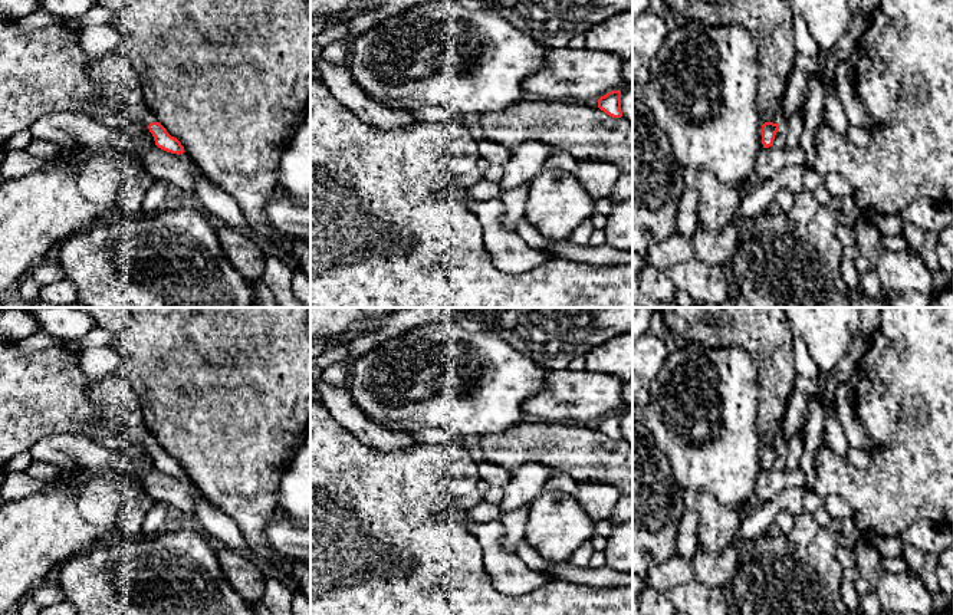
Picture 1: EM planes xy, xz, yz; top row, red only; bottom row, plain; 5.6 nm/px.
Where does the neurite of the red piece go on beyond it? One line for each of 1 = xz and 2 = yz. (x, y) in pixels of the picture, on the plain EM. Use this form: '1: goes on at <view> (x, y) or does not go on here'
1: does not go on here
2: does not go on here

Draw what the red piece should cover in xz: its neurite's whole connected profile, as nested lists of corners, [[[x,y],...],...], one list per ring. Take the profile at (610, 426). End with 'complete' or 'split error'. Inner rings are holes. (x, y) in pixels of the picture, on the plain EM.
[[[611,412],[598,421],[598,430],[612,440],[621,440],[621,412]]] | complete

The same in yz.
[[[765,444],[762,447],[760,456],[762,456],[763,470],[769,470],[773,467],[773,461],[775,461],[778,451],[779,451],[779,447],[773,444]]] | complete

